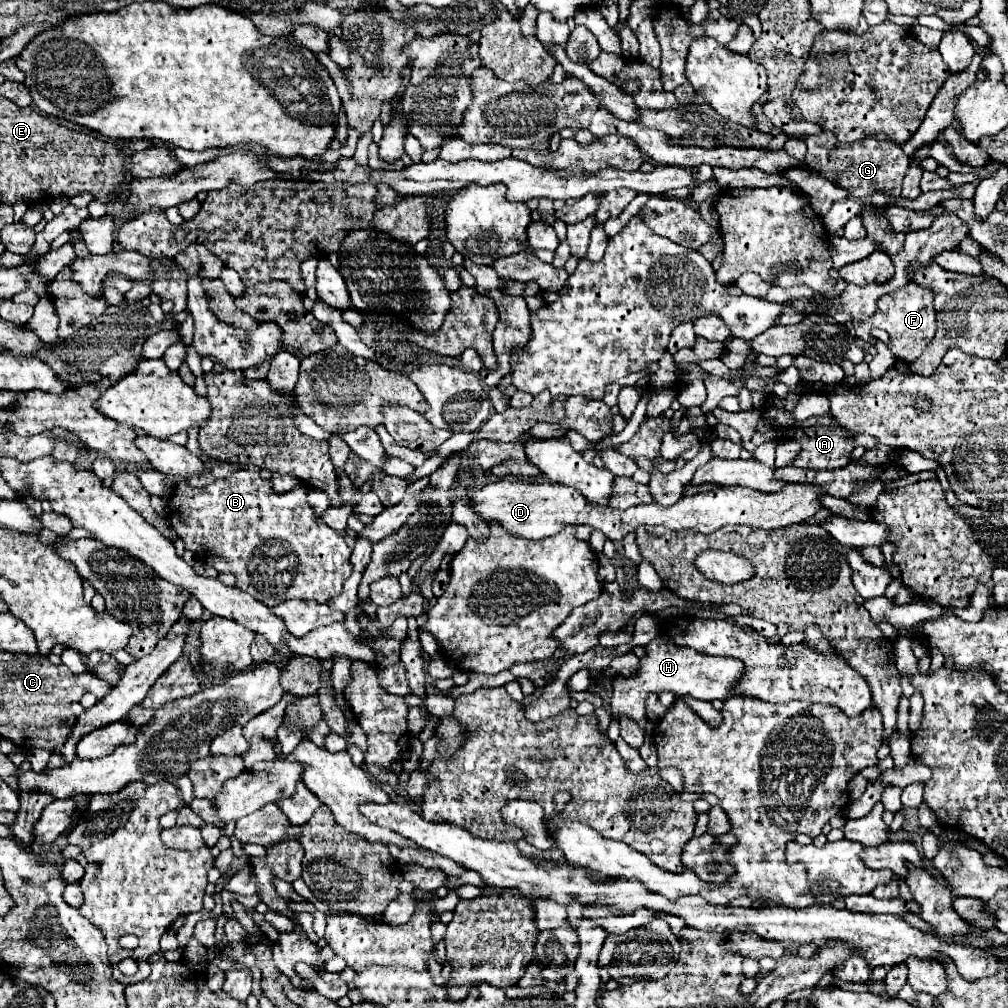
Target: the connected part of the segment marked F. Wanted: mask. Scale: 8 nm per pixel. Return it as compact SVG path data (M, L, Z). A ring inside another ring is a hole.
M910 282L908 286L904 286L902 290L890 292L886 296L882 296L878 300L878 310L874 312L874 318L870 318L868 322L854 322L856 334L860 338L864 338L866 342L874 342L874 338L870 336L872 328L882 328L888 332L890 336L890 344L888 348L892 350L892 354L898 360L904 362L912 362L918 358L918 354L922 354L922 350L926 348L926 344L934 338L936 334L936 310L934 310L934 292L930 288L922 288L916 282Z

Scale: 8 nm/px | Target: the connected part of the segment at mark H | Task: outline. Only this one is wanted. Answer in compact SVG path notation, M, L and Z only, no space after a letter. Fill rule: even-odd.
M656 636L646 646L646 656L640 660L638 674L632 678L614 676L614 690L612 690L612 720L620 720L620 716L632 718L645 738L651 734L646 730L646 696L650 692L674 692L676 696L690 694L698 700L726 700L734 696L734 686L742 680L746 666L732 656L708 656L698 654L696 650L690 650L686 646L674 646L666 636Z

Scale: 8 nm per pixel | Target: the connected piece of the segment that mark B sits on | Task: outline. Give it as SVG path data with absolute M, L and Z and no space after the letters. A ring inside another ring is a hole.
M240 470L230 478L217 479L204 488L194 488L186 480L179 482L172 490L166 514L176 534L184 540L186 550L190 550L196 560L214 566L218 572L232 572L236 576L236 588L248 592L252 598L266 602L270 608L292 598L316 600L318 604L324 604L342 592L342 584L352 574L350 548L342 534L326 526L322 518L314 514L307 494L306 486L297 486L287 494L277 495L270 490L270 482L260 478L259 473ZM260 548L262 556L256 556ZM254 558L262 562L262 572L248 570L248 564Z

